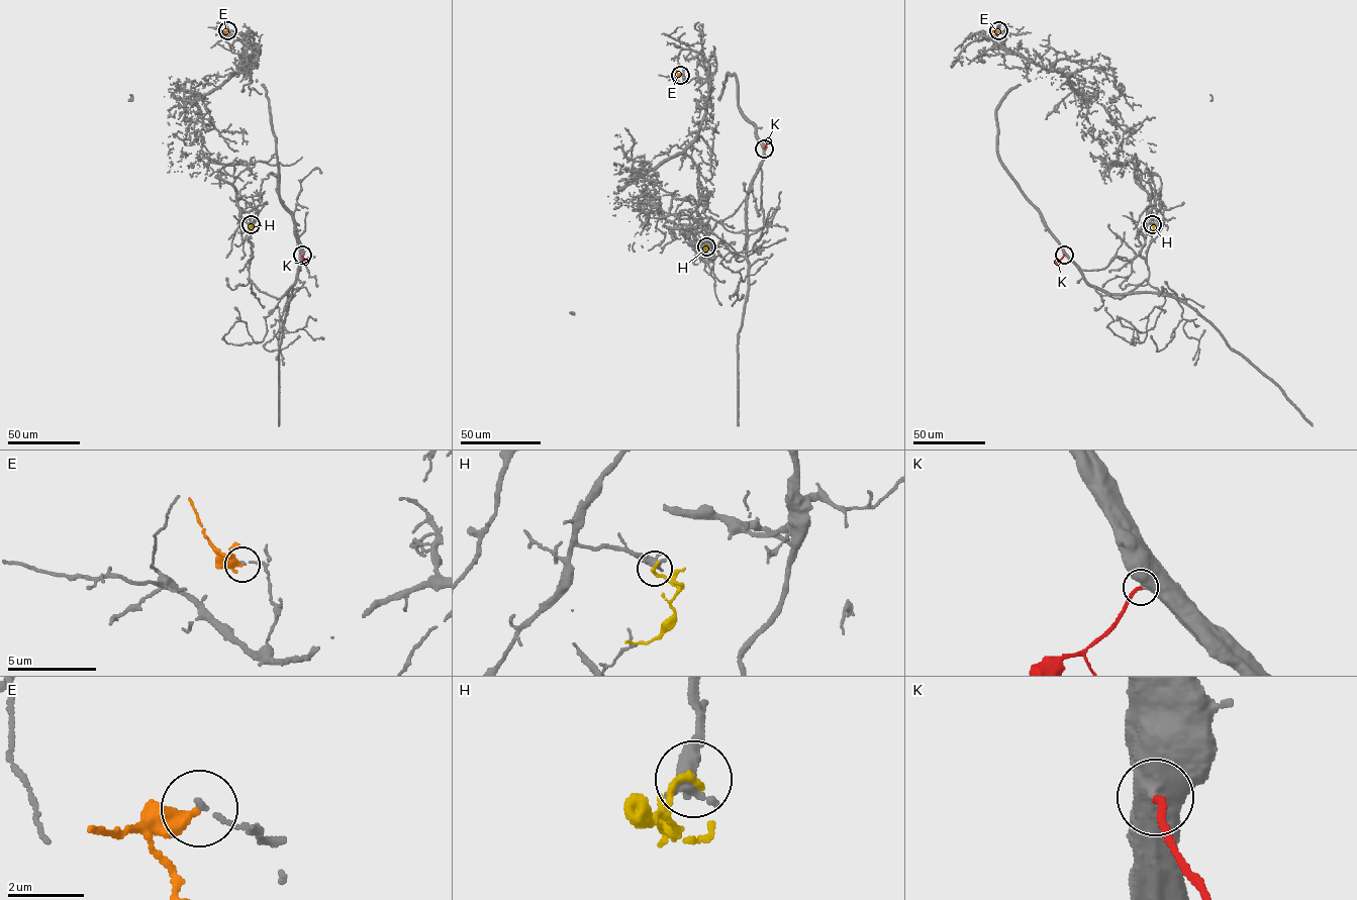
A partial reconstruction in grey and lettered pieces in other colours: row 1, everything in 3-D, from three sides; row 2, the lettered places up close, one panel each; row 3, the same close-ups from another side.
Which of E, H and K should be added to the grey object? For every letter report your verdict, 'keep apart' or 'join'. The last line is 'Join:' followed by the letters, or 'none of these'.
E: keep apart
H: keep apart
K: join
Join: K

